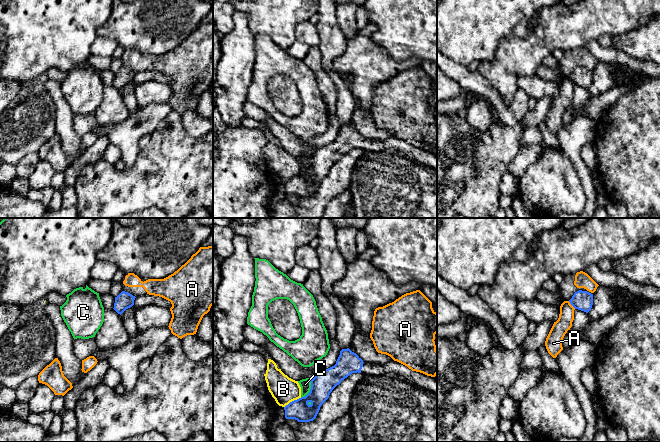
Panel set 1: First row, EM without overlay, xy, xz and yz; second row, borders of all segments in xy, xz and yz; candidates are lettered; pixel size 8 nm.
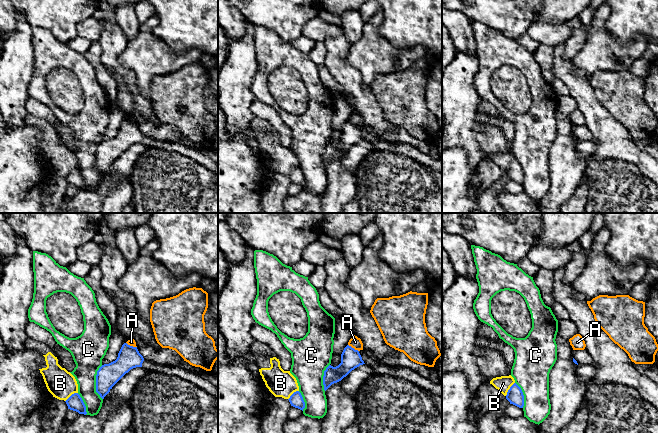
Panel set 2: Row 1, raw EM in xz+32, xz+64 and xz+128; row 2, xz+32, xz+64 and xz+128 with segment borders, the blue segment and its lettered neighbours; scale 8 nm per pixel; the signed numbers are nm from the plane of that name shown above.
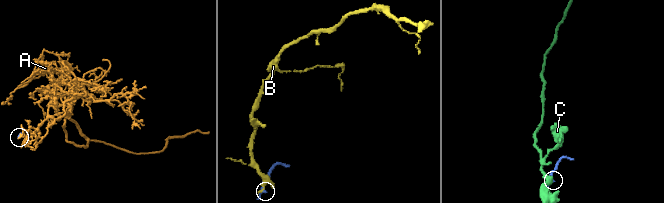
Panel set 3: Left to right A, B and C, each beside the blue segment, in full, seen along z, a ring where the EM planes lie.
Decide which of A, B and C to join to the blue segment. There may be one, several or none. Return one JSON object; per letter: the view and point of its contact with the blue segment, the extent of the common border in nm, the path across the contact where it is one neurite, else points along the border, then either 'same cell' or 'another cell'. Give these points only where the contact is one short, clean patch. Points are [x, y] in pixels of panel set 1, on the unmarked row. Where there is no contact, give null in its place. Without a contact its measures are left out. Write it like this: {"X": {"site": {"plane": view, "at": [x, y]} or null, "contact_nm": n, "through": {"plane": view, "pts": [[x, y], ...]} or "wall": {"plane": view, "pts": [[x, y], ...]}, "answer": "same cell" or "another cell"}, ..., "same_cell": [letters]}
{"A": {"site": {"plane": "yz", "at": [572, 81]}, "contact_nm": 90, "answer": "another cell"}, "B": {"site": {"plane": "xz", "at": [292, 177]}, "contact_nm": 170, "answer": "another cell"}, "C": {"site": {"plane": "xz", "at": [310, 165]}, "contact_nm": 190, "answer": "another cell"}, "same_cell": []}

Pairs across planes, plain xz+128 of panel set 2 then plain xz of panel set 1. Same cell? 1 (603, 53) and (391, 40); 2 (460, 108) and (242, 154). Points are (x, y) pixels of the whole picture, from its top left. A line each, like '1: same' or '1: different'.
1: different
2: different

